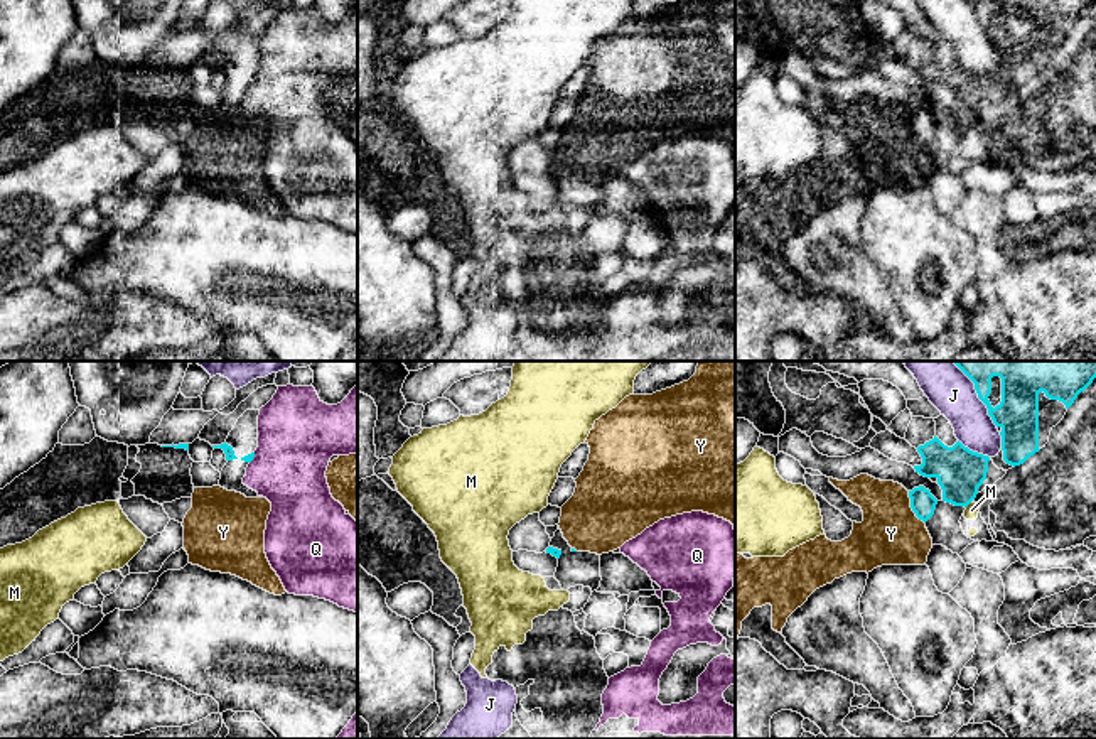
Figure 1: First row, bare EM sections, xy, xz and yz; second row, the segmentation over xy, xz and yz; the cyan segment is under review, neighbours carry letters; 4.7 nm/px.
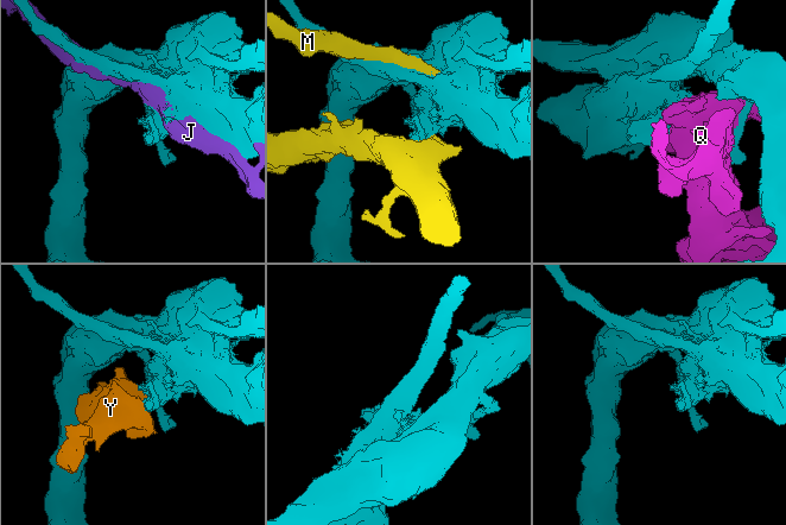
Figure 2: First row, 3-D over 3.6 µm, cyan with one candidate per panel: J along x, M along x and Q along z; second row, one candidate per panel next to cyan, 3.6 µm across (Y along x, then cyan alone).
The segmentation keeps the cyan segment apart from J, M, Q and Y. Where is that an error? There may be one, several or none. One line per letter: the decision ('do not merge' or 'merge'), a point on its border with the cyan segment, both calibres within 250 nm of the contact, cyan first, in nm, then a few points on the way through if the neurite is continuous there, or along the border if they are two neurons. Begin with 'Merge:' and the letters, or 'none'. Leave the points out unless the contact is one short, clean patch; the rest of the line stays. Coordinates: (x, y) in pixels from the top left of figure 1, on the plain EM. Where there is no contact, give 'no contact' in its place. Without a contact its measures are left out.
Merge: none
J: do not merge | yz (982, 22) | 200/200 nm
M: do not merge | yz (967, 127) | 220/70 nm
Q: do not merge | xy (253, 78) | 40/380 nm
Y: do not merge | yz (911, 129) | 120/300 nm | along yz (907, 113), (911, 132), (924, 145)

